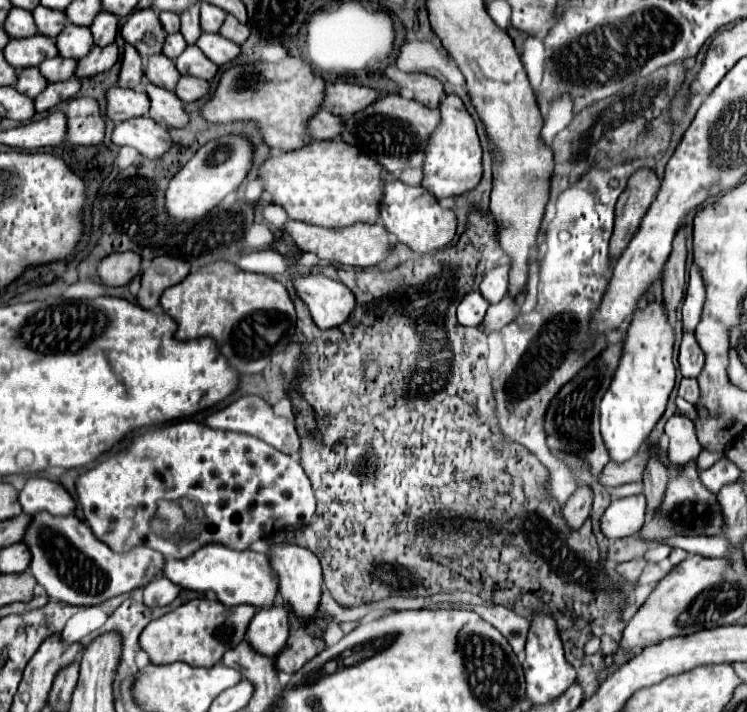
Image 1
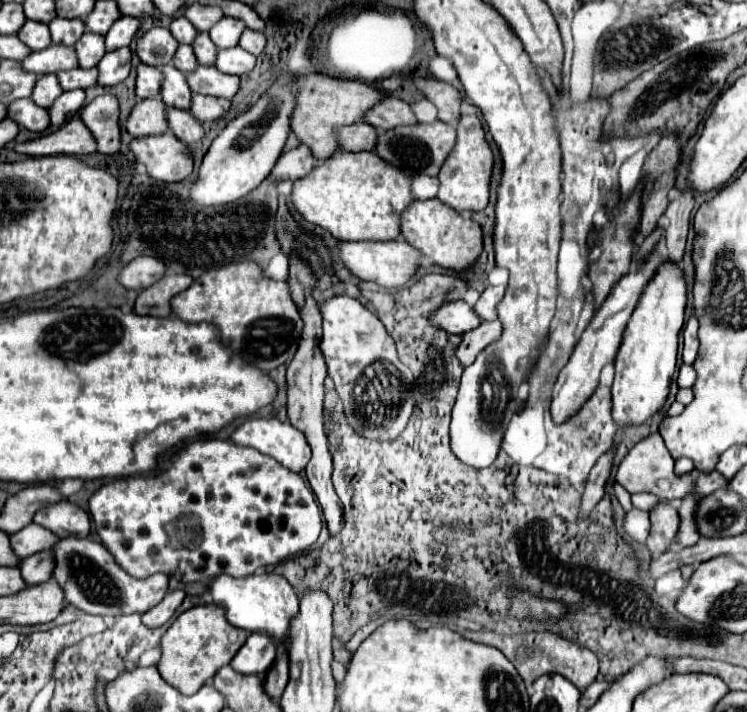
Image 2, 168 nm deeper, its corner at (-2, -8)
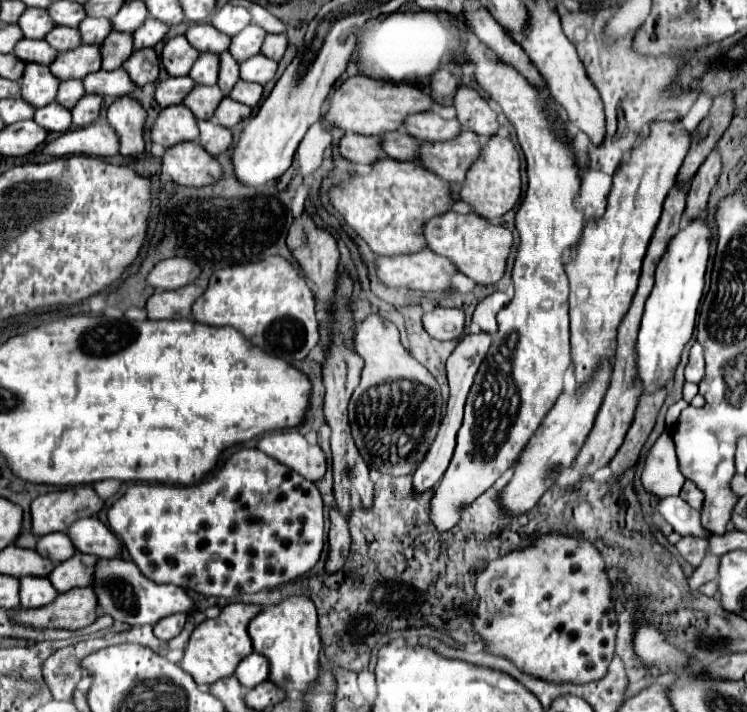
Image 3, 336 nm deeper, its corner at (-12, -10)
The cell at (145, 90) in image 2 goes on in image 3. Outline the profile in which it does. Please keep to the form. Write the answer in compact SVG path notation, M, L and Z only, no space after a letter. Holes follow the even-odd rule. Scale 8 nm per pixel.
M190 76L160 80L156 86L156 100L162 108L182 104L184 98L188 96L188 90L192 90L192 86L196 86L196 82Z

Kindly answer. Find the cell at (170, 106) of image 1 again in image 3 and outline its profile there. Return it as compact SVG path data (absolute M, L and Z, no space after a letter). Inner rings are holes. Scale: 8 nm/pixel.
M200 120L198 122L200 128L200 146L212 154L218 156L220 152L230 150L232 146L232 132L220 124L214 124L212 120Z

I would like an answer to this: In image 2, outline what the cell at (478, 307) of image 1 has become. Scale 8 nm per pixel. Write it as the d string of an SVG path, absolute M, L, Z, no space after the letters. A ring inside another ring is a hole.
M456 300L436 310L432 314L432 324L444 328L450 334L464 334L478 328L478 324L482 324L482 318L474 312L474 308L468 302Z

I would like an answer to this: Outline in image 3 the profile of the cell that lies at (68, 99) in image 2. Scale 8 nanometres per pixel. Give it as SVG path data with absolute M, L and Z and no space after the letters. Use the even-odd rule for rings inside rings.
M86 94L74 108L72 108L72 124L74 126L88 126L88 122L96 122L102 112L102 96Z

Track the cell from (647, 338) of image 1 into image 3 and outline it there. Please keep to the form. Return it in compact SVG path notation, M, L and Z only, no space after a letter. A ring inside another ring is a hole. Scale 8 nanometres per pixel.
M694 218L692 222L682 224L680 232L672 238L668 250L662 254L656 266L656 284L646 300L646 310L636 344L638 374L644 382L646 392L654 392L674 378L680 354L694 334L696 312L704 290L704 272L710 256L710 238L712 230L704 218Z

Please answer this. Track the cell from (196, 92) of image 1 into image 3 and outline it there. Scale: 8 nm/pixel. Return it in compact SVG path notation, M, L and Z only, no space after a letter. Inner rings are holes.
M224 98L216 110L216 122L226 126L226 128L232 128L236 126L238 122L242 122L244 118L248 118L252 114L252 108L246 106L246 104L240 104L232 98Z

